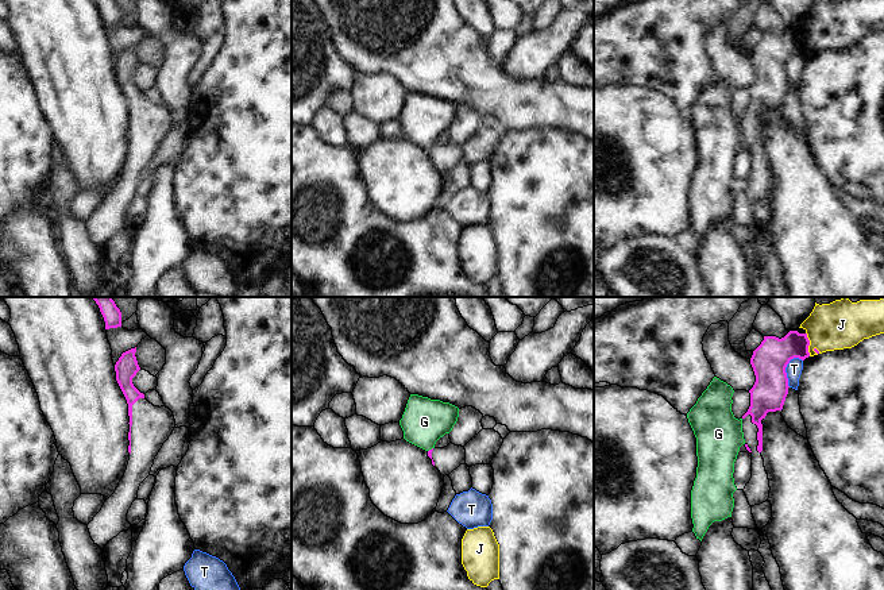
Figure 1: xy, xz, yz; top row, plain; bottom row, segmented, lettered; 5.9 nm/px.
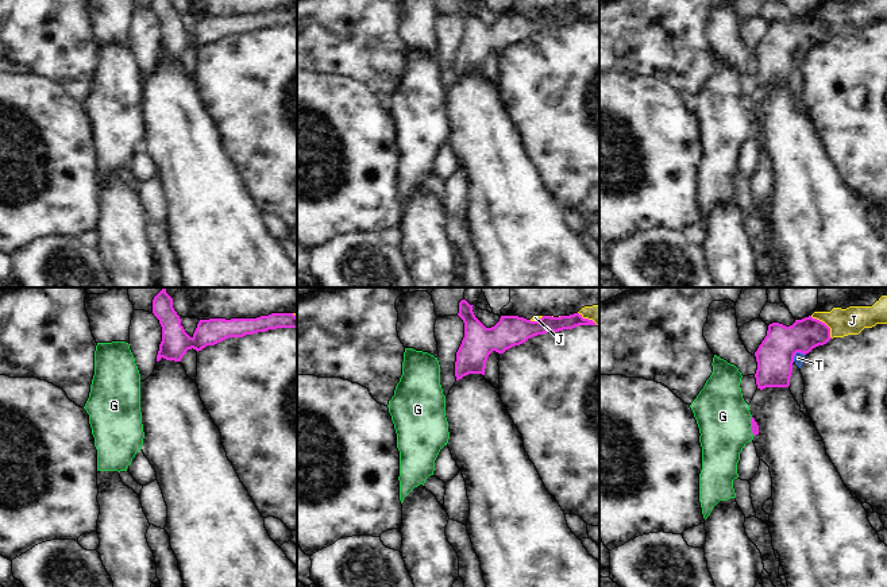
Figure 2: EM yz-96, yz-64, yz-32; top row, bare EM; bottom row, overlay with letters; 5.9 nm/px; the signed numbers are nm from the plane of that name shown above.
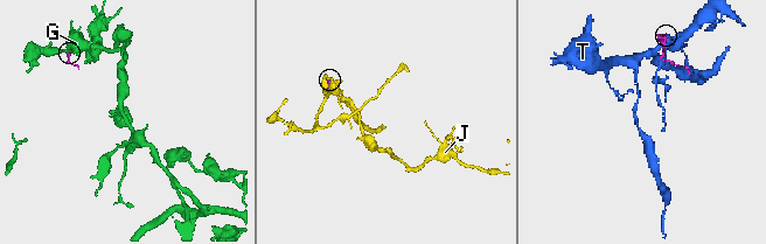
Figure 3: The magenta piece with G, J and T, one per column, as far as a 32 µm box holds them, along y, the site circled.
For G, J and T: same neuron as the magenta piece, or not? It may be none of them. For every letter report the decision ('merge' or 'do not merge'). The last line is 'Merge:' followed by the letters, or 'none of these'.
G: do not merge
J: do not merge
T: do not merge
Merge: none of these

